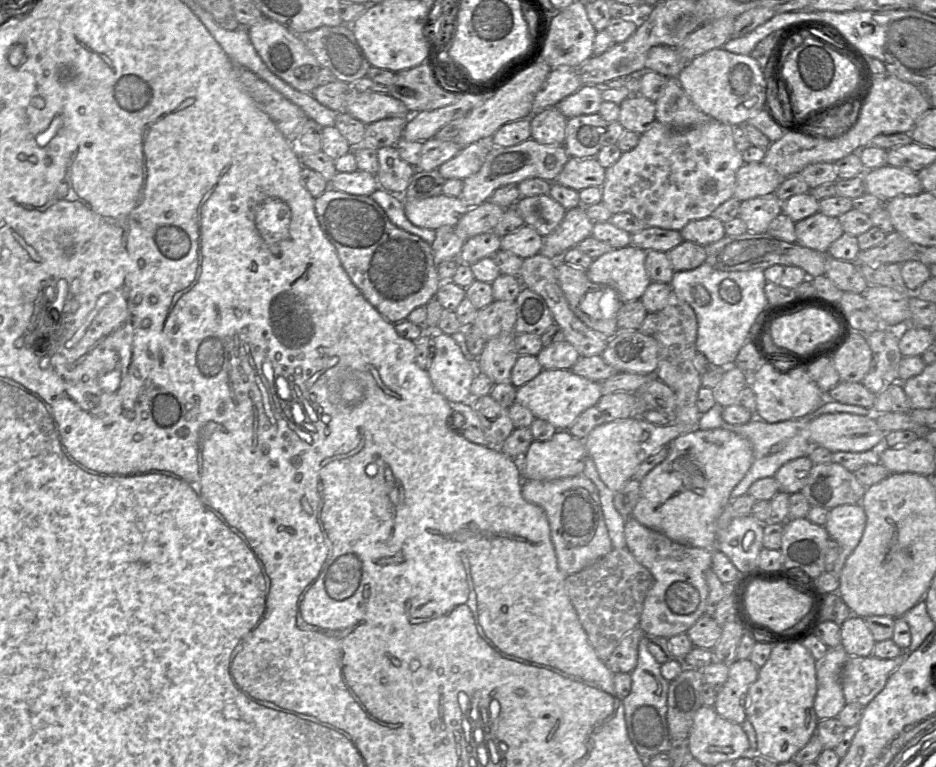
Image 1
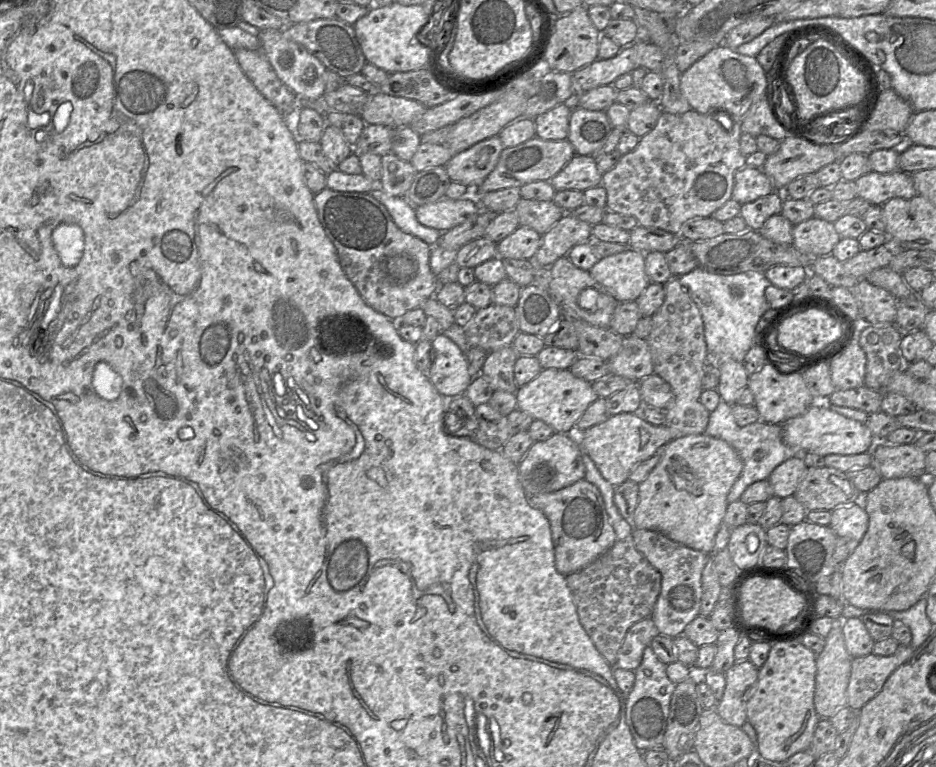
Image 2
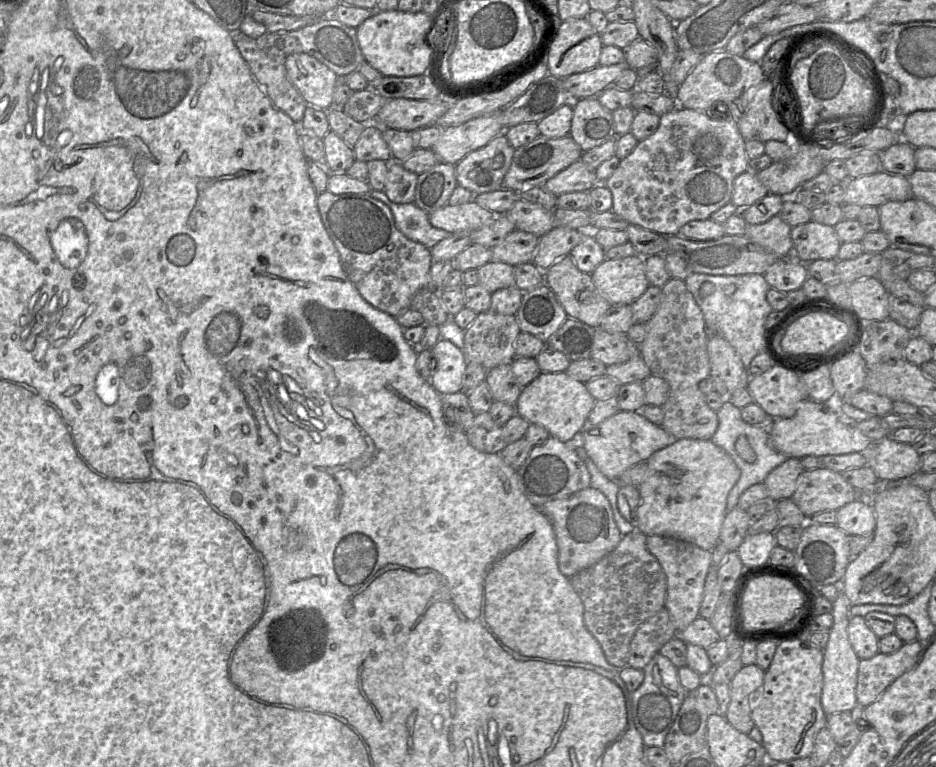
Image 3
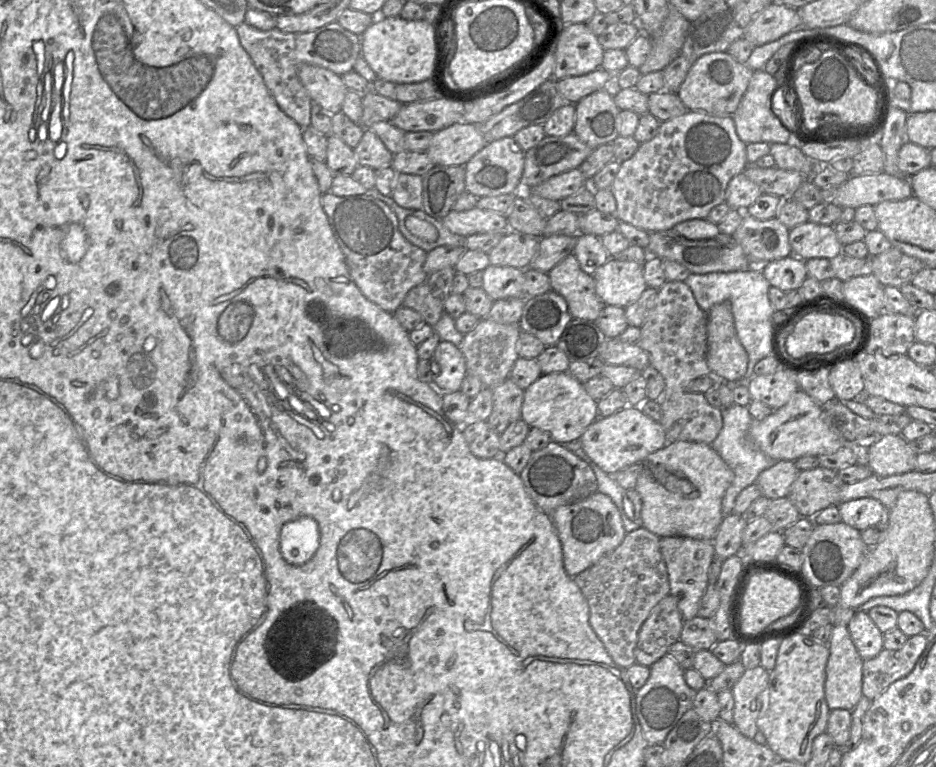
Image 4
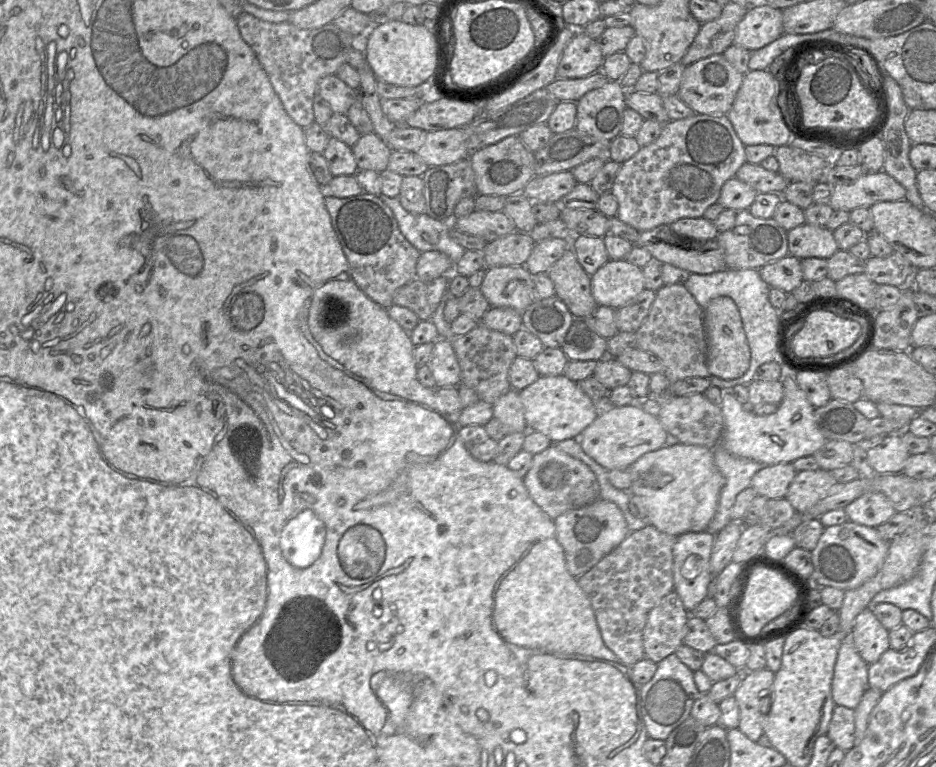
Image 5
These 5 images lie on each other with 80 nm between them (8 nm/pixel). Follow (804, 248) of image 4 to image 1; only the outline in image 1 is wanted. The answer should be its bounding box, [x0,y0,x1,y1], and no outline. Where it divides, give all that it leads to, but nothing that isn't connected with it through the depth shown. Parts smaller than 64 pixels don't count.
[795,211,844,252]

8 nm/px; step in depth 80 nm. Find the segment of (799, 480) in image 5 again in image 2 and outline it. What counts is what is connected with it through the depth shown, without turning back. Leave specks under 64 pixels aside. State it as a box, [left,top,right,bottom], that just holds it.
[794,467,862,511]

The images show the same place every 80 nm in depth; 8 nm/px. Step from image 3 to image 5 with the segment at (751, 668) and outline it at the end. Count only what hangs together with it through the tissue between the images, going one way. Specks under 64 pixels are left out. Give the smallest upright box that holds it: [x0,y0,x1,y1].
[733,668,775,742]

